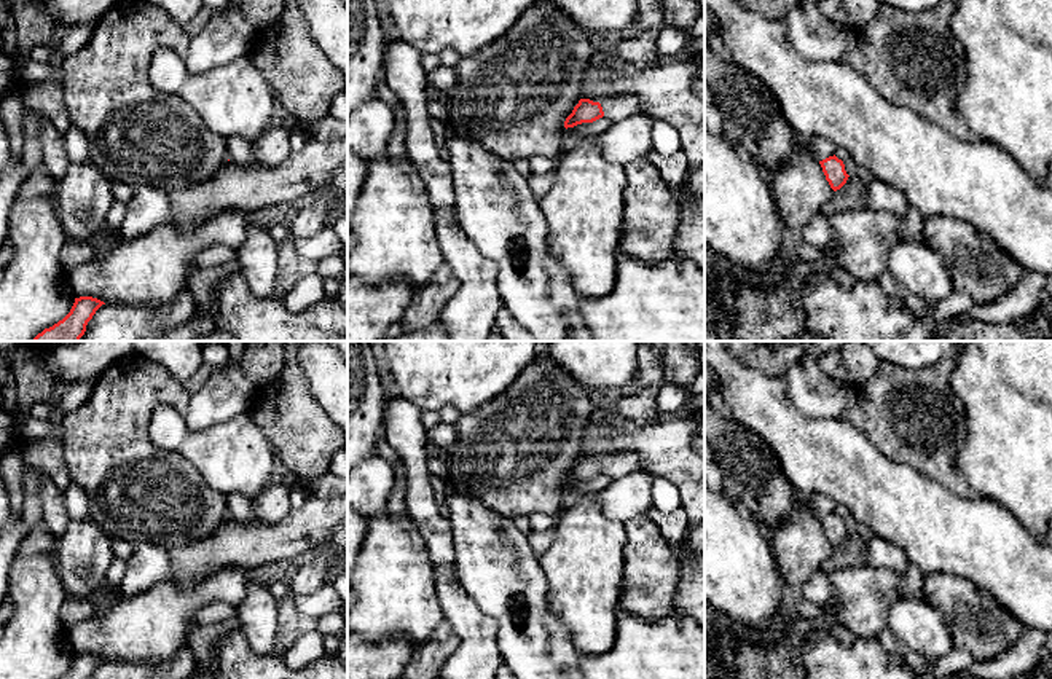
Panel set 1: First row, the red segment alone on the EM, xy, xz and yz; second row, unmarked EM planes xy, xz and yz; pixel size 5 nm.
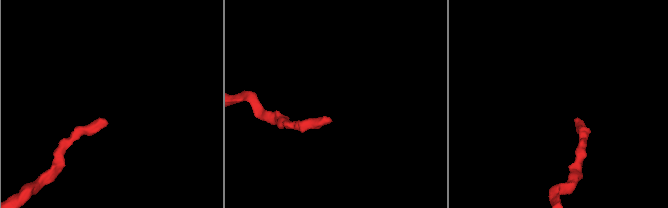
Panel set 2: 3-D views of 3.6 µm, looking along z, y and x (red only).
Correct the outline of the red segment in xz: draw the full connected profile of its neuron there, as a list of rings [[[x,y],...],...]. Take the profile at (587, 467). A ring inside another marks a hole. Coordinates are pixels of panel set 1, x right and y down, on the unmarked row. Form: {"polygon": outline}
{"polygon": [[[628,453],[606,454],[601,461],[590,456],[580,456],[572,470],[566,475],[564,485],[567,486],[582,480],[593,480],[603,473],[614,480],[626,475],[638,475],[641,473],[641,459],[638,454]]]}

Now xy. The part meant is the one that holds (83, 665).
{"polygon": [[[92,653],[75,655],[70,669],[59,679],[89,679],[102,661],[105,660]]]}

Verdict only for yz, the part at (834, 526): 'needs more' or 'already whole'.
already whole

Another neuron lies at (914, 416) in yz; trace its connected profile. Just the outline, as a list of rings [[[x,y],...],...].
[[[958,341],[937,363],[917,370],[881,362],[878,371],[856,387],[856,400],[840,419],[861,430],[888,459],[912,465],[960,497],[975,499],[979,494],[956,464],[966,445],[968,424],[966,406],[950,384],[964,344]]]

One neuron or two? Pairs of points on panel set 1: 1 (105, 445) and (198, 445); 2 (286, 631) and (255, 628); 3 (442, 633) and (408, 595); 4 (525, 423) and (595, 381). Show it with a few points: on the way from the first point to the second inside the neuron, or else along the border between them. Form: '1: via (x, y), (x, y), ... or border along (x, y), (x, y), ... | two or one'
1: border along (155, 408), (149, 439), (188, 463) | two
2: border along (278, 601), (276, 654) | two
3: border along (443, 620), (416, 649) | two
4: border along (557, 362), (593, 394) | two

